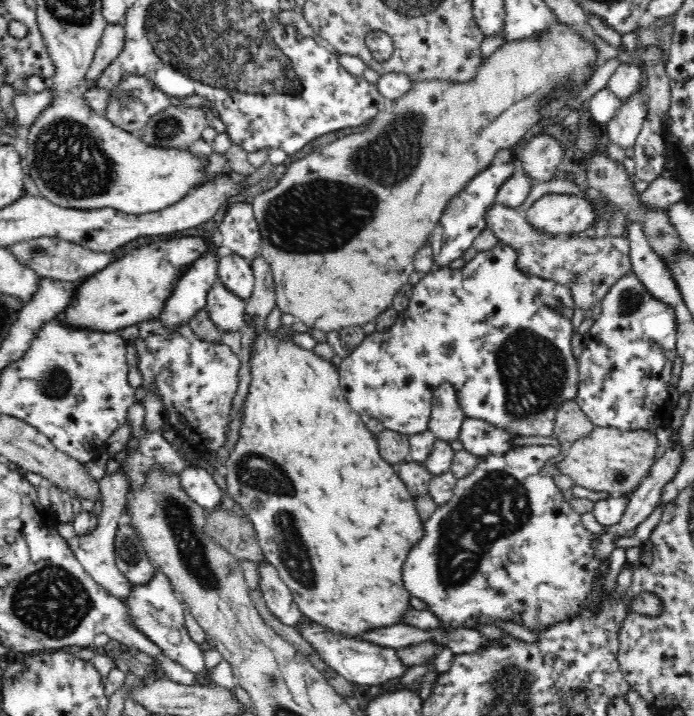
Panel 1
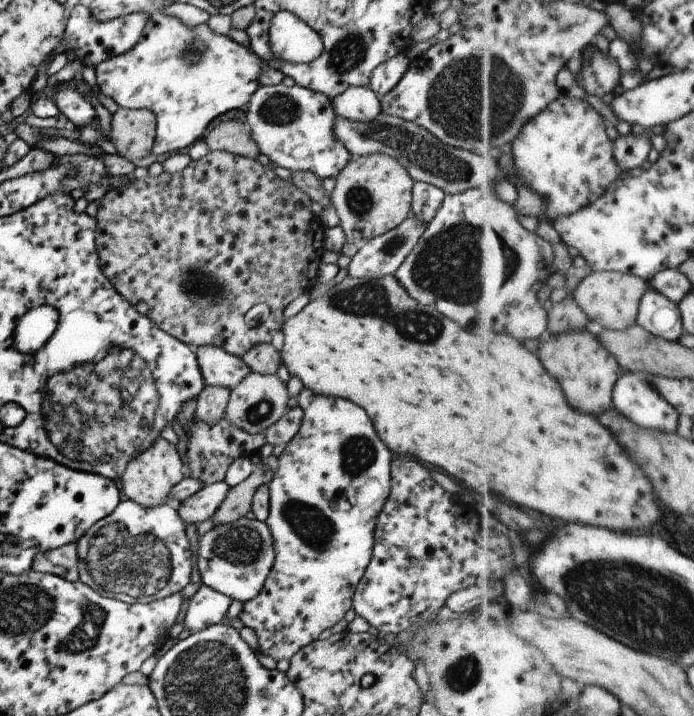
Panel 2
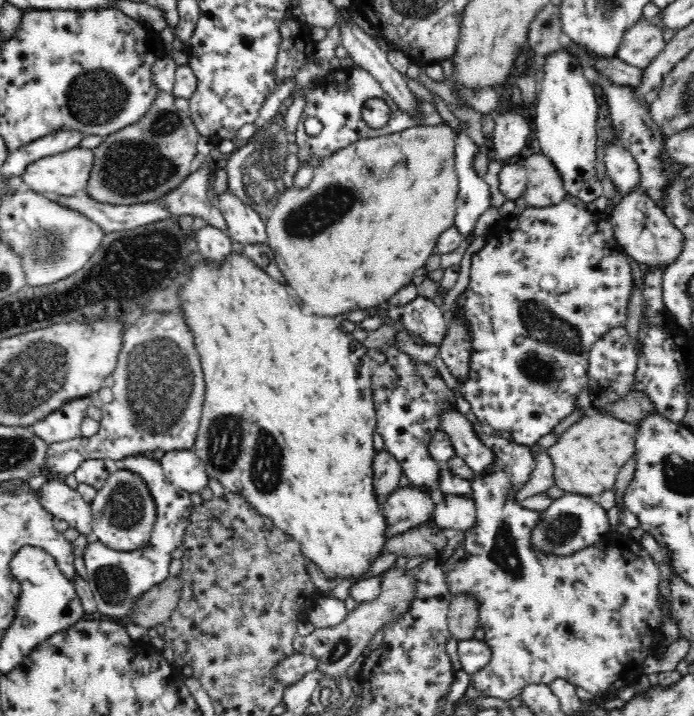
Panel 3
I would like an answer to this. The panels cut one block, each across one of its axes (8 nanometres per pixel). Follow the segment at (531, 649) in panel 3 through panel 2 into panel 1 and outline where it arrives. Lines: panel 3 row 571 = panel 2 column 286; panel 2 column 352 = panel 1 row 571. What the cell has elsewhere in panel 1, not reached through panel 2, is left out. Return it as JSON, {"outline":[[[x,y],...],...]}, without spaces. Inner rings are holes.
{"outline":[[[524,446],[524,448],[516,448],[510,450],[504,456],[488,456],[479,461],[478,466],[461,478],[457,482],[455,494],[449,501],[438,505],[436,512],[425,520],[424,538],[422,542],[418,542],[404,564],[402,570],[402,578],[404,578],[404,586],[406,590],[414,596],[424,600],[429,606],[429,610],[434,613],[443,622],[445,628],[466,627],[472,629],[474,624],[492,625],[494,620],[512,620],[518,622],[520,626],[528,626],[529,630],[544,630],[546,626],[554,624],[554,622],[568,622],[572,614],[578,614],[580,606],[584,604],[584,598],[588,596],[593,584],[596,580],[596,568],[600,568],[600,561],[594,557],[594,533],[588,531],[580,522],[580,515],[575,512],[570,503],[566,502],[562,497],[562,491],[554,483],[554,472],[552,471],[549,461],[559,454],[558,448],[554,446]]]}

